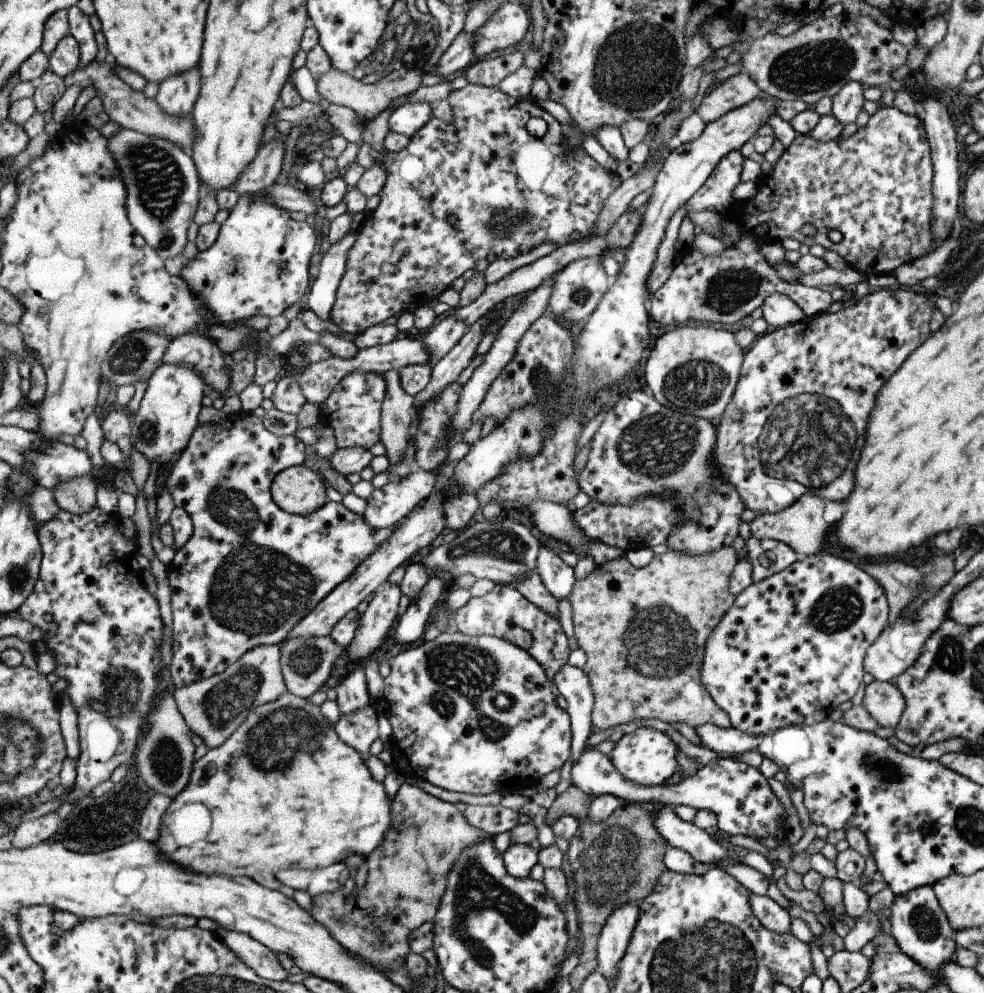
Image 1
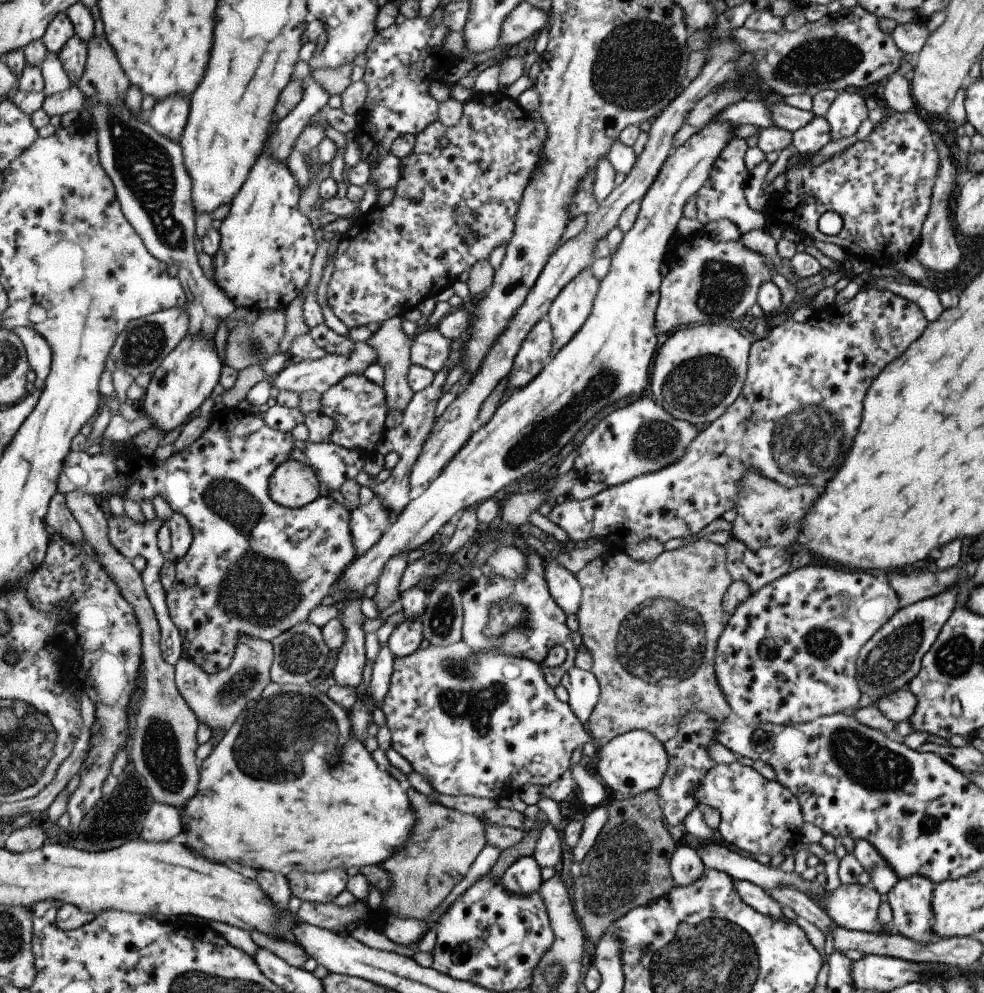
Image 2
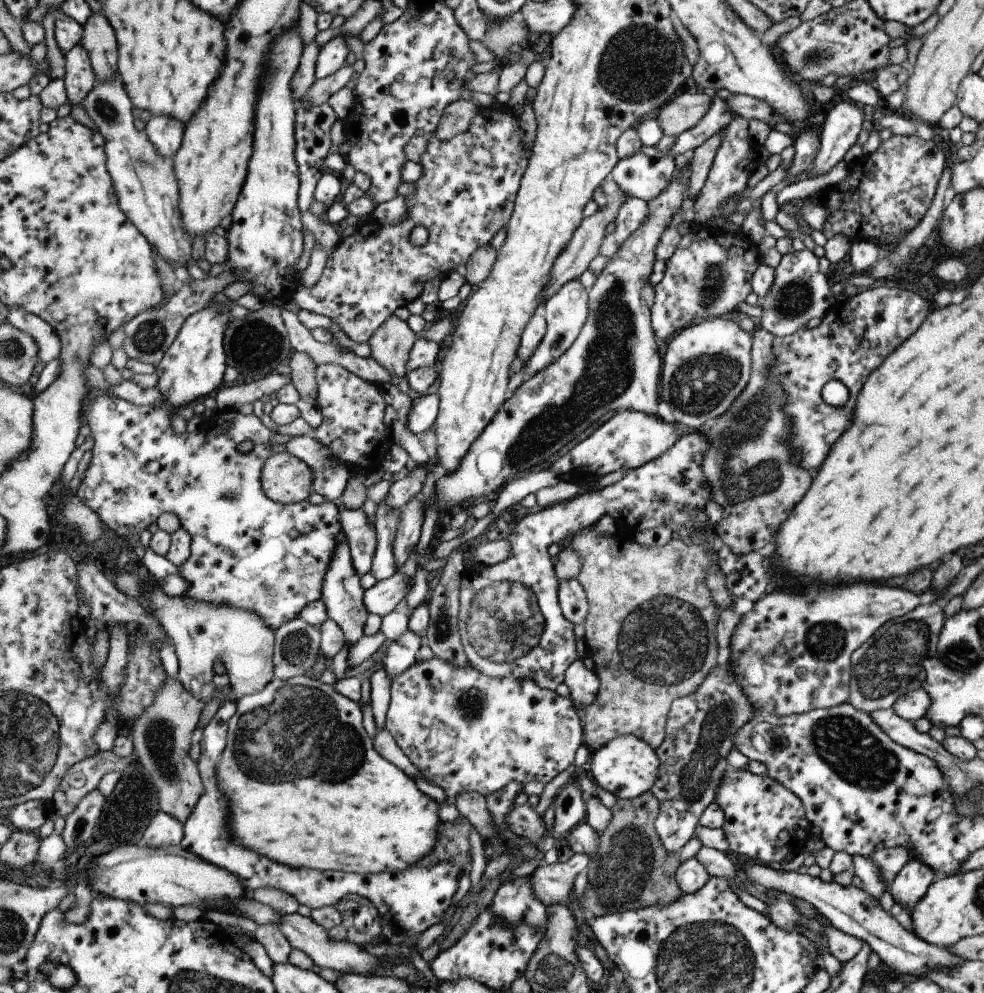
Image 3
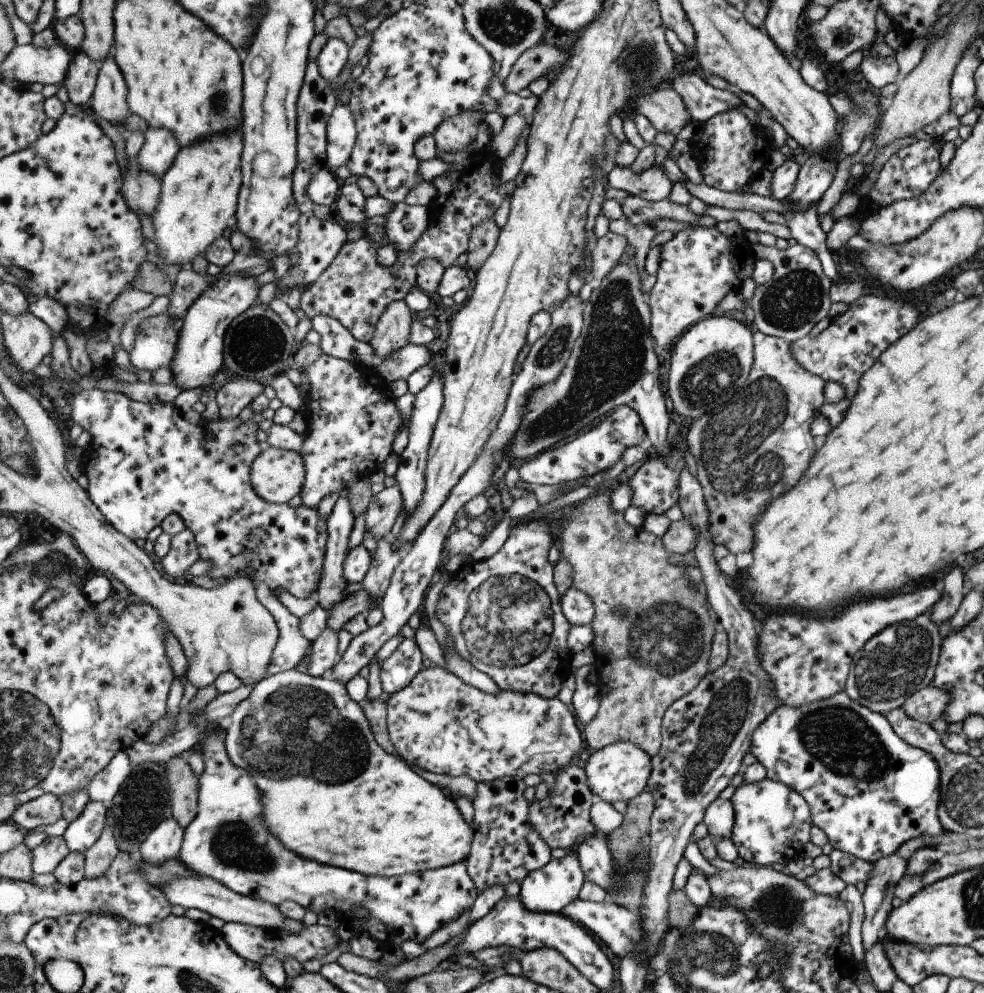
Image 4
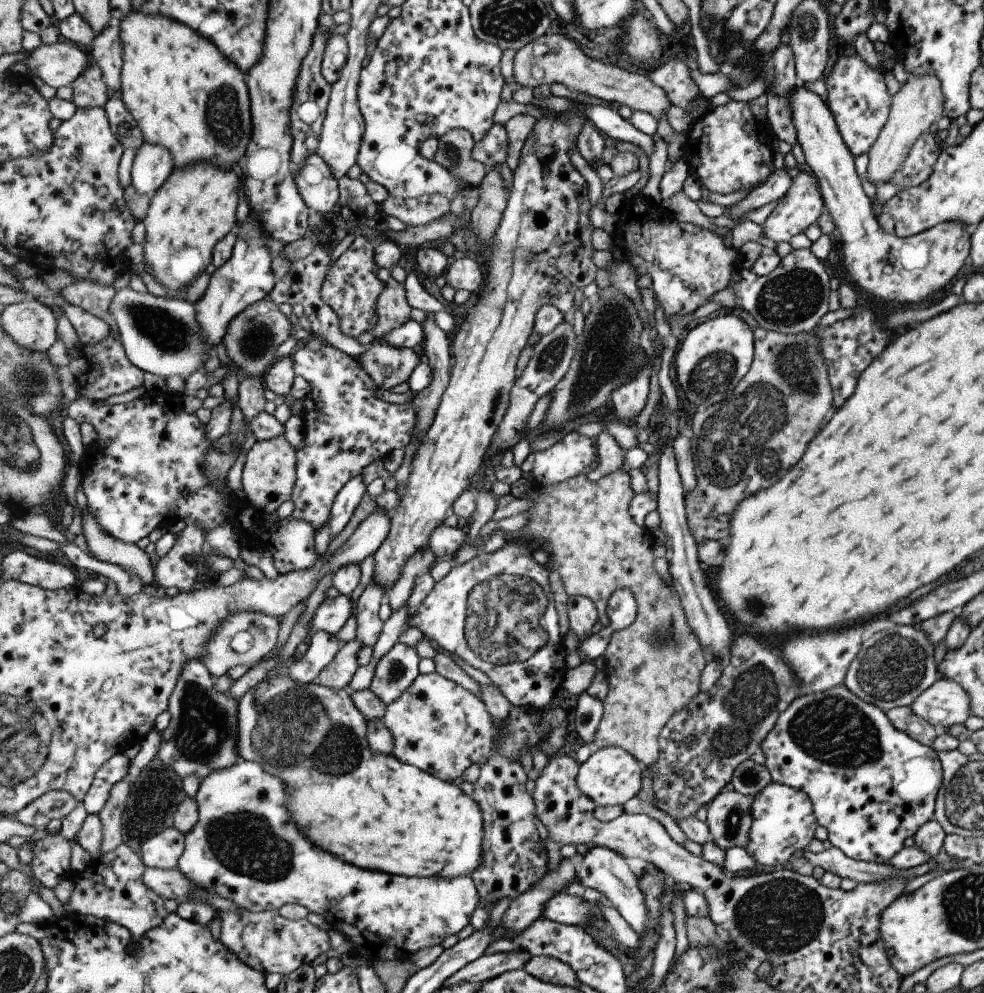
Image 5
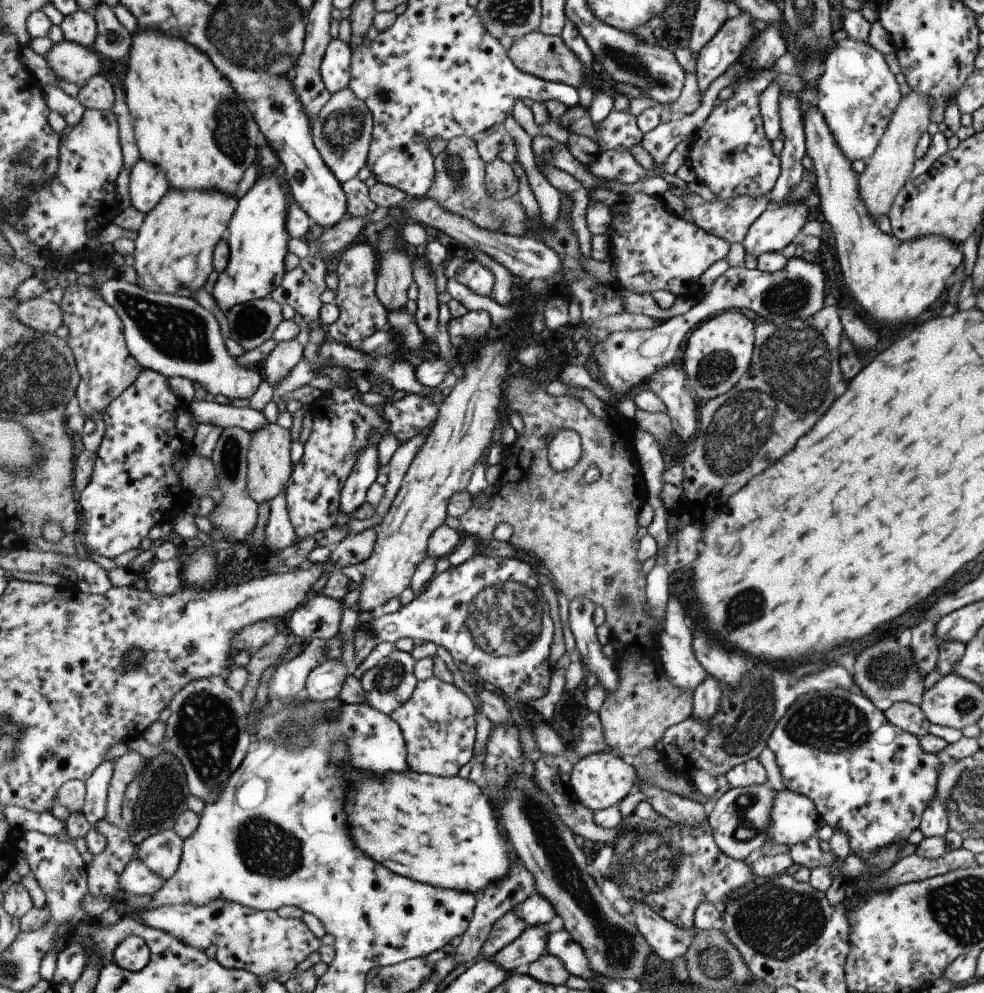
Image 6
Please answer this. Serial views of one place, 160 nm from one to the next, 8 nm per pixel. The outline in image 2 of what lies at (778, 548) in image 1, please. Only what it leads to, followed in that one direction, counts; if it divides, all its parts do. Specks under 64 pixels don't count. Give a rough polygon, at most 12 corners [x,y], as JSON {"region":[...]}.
{"region":[[723,548],[731,580],[751,593],[789,570],[790,549]]}

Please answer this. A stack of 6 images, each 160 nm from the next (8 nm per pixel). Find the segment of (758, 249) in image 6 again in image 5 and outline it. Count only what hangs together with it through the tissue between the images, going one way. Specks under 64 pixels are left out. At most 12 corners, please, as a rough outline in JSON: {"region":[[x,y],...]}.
{"region":[[799,170],[761,232],[789,243],[823,213],[813,176]]}

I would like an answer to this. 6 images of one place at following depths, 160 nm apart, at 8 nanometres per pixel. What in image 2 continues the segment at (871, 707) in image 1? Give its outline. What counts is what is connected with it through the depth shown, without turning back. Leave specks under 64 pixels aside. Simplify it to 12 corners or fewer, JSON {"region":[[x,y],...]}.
{"region":[[895,690],[874,700],[875,708],[894,724],[915,710],[909,690]]}

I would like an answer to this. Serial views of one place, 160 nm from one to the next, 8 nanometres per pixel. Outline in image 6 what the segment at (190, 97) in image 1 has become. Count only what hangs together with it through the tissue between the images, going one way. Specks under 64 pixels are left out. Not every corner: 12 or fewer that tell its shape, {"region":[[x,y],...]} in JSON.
{"region":[[143,158],[131,170],[131,204],[147,214],[169,192],[159,165]]}

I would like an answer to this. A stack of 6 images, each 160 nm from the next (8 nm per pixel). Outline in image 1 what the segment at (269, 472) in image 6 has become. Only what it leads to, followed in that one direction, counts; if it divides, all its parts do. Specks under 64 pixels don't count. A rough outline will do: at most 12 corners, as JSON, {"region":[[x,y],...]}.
{"region":[[305,463],[274,480],[275,502],[311,515],[328,502],[325,478]]}

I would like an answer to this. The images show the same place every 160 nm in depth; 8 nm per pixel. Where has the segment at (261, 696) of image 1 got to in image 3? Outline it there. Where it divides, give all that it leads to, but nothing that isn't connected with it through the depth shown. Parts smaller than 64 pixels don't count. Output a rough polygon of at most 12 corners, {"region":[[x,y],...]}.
{"region":[[169,598],[149,606],[183,686],[207,704],[221,659],[227,701],[273,679],[276,632],[254,612]]}

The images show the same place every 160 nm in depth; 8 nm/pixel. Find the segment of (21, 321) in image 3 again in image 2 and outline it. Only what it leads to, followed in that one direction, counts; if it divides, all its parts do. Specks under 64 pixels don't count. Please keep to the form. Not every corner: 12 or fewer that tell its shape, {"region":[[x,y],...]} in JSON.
{"region":[[35,328],[14,332],[27,346],[35,388],[44,390],[52,370],[51,344]]}

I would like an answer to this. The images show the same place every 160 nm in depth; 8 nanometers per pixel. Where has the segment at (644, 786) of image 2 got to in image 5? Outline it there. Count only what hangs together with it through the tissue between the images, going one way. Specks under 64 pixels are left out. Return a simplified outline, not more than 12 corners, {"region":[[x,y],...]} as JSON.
{"region":[[593,749],[577,784],[596,806],[623,805],[642,789],[639,760]]}

